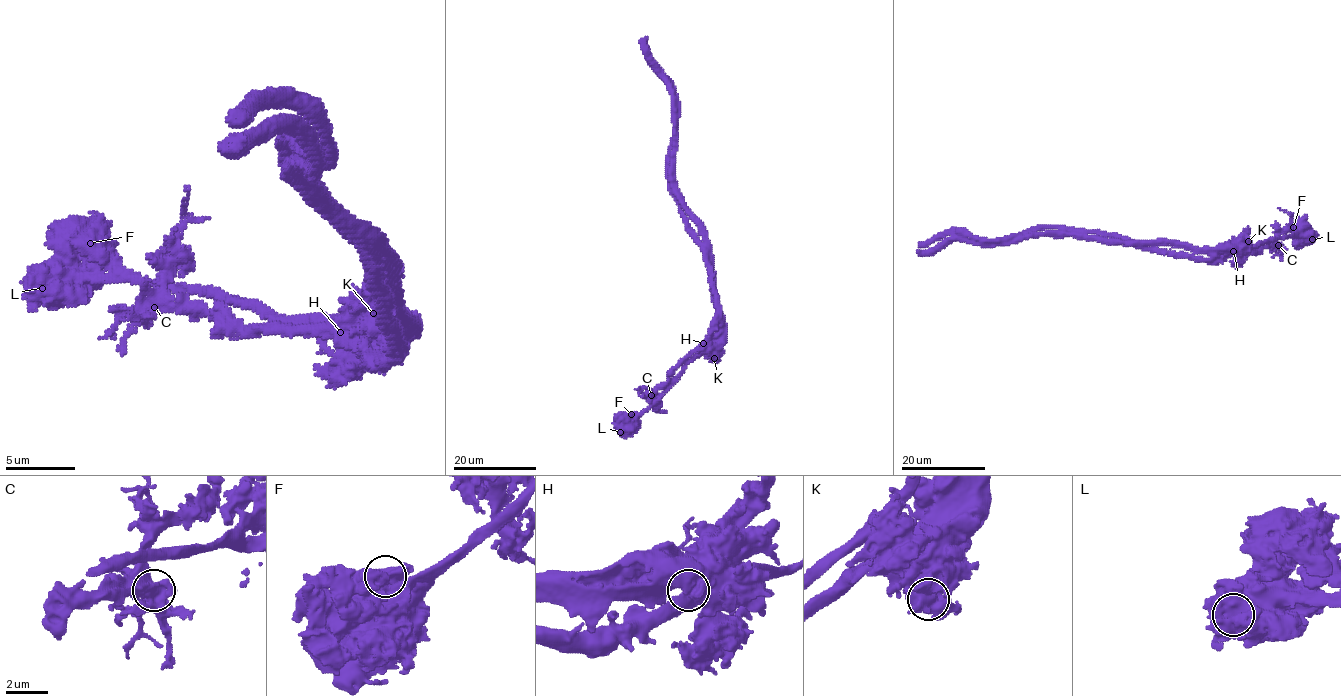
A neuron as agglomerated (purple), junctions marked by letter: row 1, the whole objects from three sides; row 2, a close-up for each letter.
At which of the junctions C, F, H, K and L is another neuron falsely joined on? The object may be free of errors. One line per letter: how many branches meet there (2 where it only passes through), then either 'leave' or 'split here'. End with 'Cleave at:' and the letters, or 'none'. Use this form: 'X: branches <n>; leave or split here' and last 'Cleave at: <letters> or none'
C: branches 3; leave
F: branches 2; leave
H: branches 3; split here
K: branches 3; leave
L: branches 2; leave
Cleave at: H

